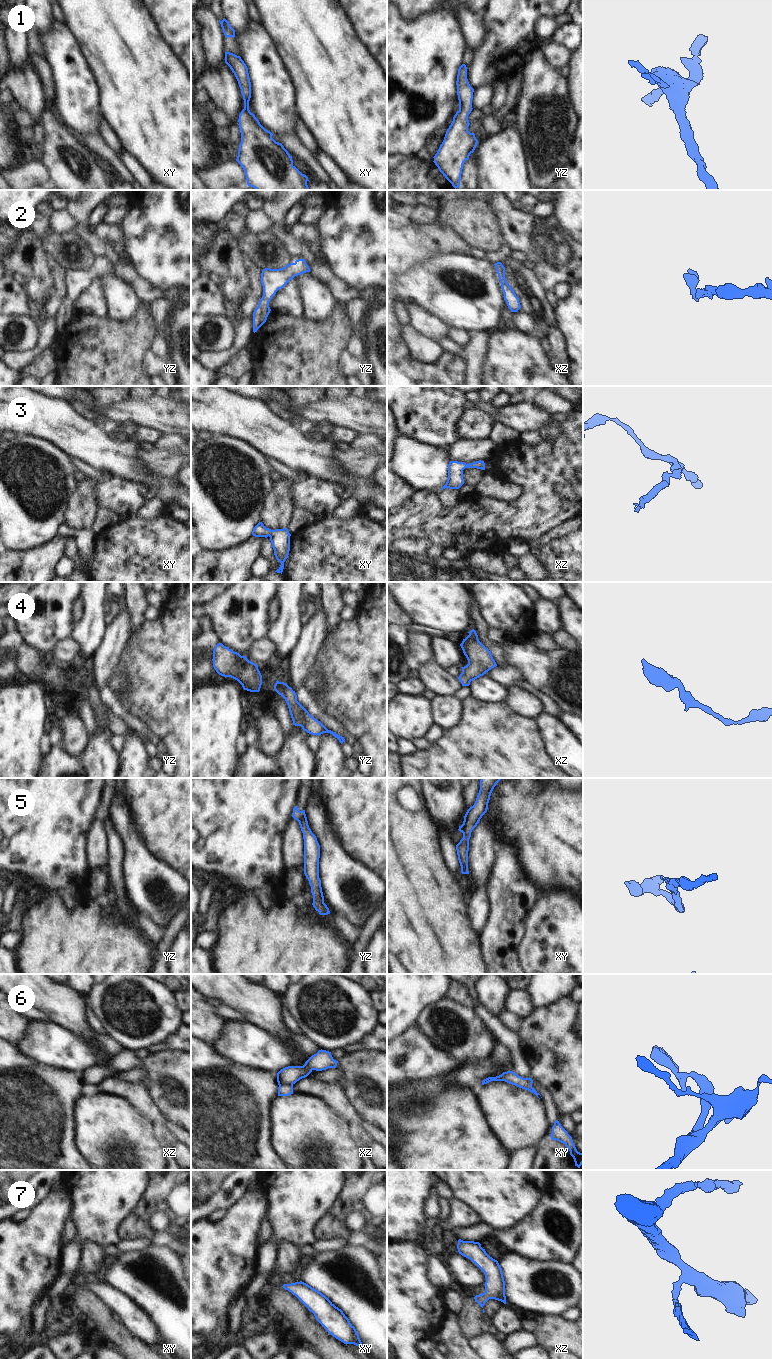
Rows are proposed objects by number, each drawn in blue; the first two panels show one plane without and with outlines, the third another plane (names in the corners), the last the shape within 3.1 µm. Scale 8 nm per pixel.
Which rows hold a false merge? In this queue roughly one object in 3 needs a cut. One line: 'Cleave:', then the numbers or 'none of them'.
Cleave: none of them

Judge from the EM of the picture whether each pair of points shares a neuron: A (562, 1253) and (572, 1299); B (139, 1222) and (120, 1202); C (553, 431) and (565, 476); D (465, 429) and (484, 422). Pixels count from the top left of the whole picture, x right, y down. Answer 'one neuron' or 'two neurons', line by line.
A: two neurons
B: two neurons
C: two neurons
D: one neuron

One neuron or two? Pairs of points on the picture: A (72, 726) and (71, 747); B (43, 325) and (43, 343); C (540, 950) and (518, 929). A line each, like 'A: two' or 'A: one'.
A: one
B: one
C: two

